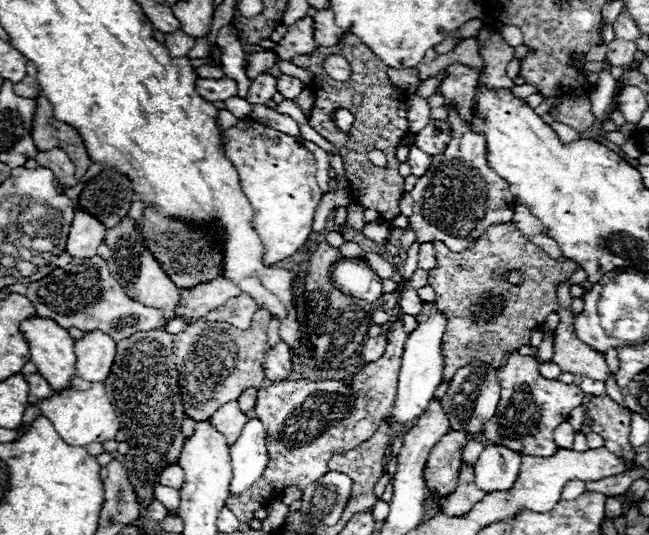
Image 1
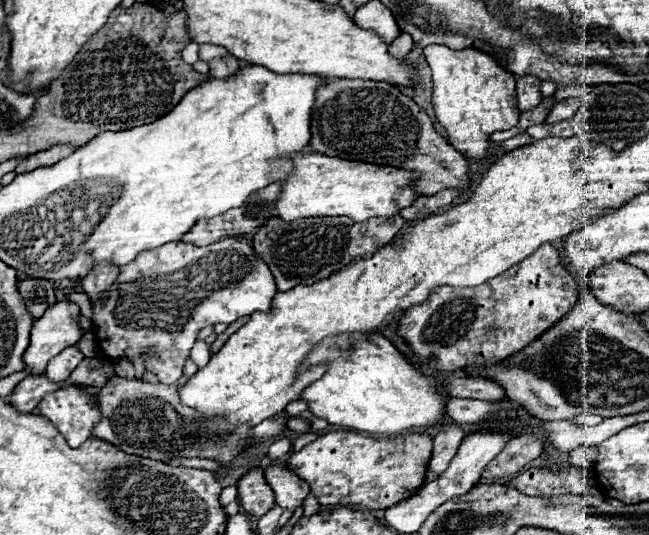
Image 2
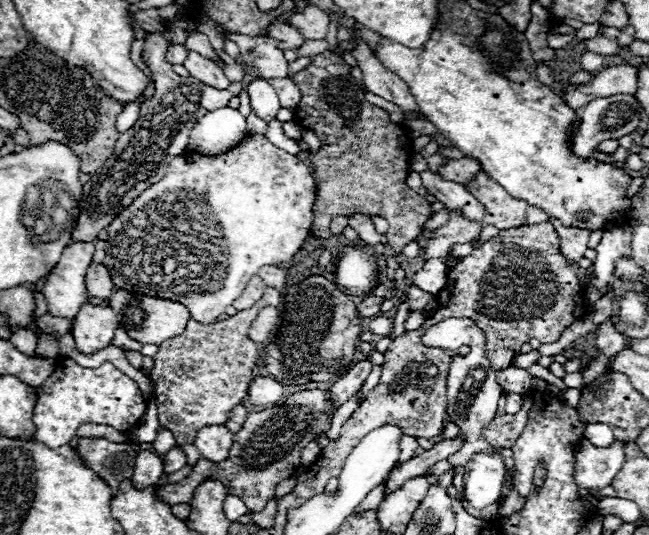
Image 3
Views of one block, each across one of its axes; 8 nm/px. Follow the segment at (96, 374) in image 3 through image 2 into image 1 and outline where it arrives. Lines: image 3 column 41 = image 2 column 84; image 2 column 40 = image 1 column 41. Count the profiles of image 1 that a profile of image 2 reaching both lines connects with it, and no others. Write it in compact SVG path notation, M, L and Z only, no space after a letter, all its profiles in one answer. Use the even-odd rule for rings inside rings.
M94 382L90 390L62 390L62 392L54 392L48 400L42 400L40 404L34 404L42 416L50 418L56 432L74 446L86 446L90 442L104 442L104 440L112 440L116 436L116 432L120 430L120 422L118 416L108 400L104 382Z

